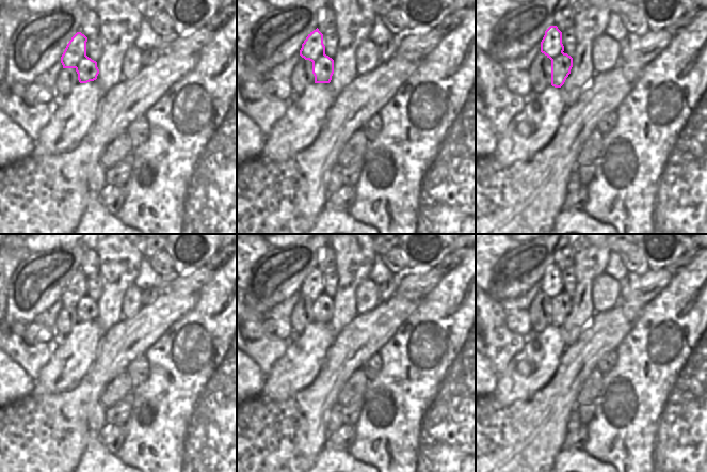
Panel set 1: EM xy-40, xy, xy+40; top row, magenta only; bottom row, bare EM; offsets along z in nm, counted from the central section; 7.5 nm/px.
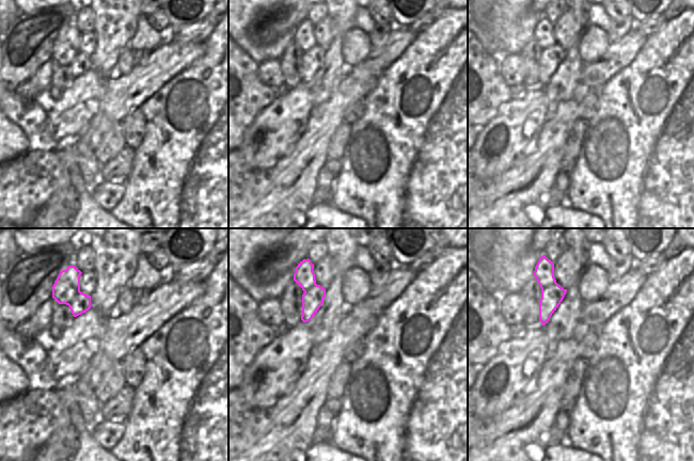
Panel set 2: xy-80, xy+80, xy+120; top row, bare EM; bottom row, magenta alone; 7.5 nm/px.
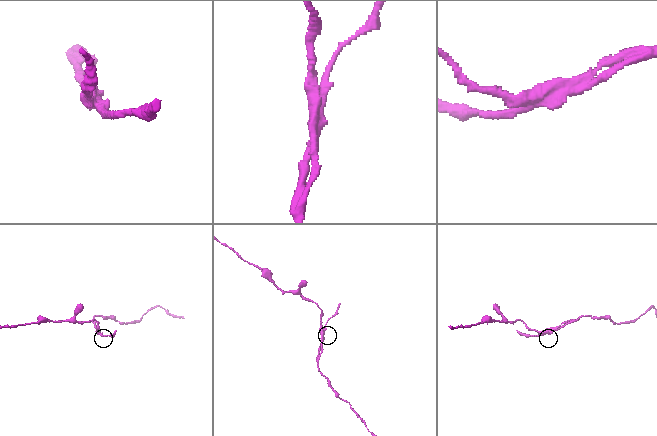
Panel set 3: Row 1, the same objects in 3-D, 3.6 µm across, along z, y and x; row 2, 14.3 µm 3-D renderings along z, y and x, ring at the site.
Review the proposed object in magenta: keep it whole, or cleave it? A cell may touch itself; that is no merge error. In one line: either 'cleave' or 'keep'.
cleave

